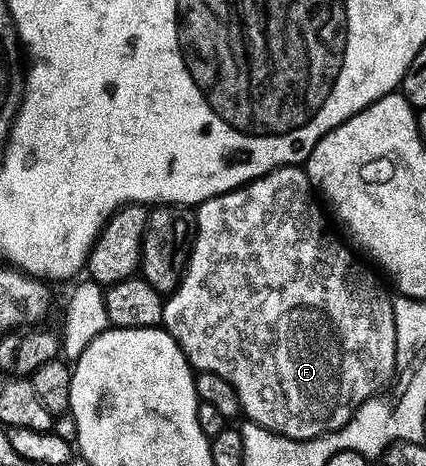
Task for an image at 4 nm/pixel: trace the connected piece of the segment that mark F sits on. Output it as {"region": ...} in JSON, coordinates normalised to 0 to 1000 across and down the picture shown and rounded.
{"region":[[[662,356],[657,365],[636,369],[615,382],[601,382],[601,386],[585,393],[582,399],[566,399],[559,408],[545,408],[540,416],[519,416],[512,425],[486,429],[472,442],[460,444],[460,519],[453,524],[451,543],[441,547],[441,569],[432,573],[425,609],[406,631],[387,639],[387,667],[383,670],[385,706],[394,708],[397,719],[420,738],[420,747],[439,764],[444,783],[453,788],[455,796],[505,800],[519,807],[523,815],[533,815],[552,841],[559,843],[573,895],[582,899],[582,903],[594,906],[603,914],[613,914],[620,923],[636,925],[641,931],[660,931],[669,940],[681,940],[695,948],[728,948],[742,940],[763,940],[772,931],[796,927],[836,893],[843,884],[843,876],[852,867],[862,867],[871,856],[883,854],[887,845],[897,843],[897,839],[925,818],[932,800],[932,706],[927,704],[927,670],[923,667],[925,642],[920,637],[913,639],[915,624],[911,620],[904,624],[901,618],[894,616],[897,599],[892,594],[885,599],[883,592],[772,496],[772,476],[763,470],[761,455],[754,453],[756,436],[749,431],[749,425],[749,436],[744,436],[742,423],[746,425],[746,418],[739,414],[739,401],[732,386],[725,382],[723,363],[702,356]]]}

